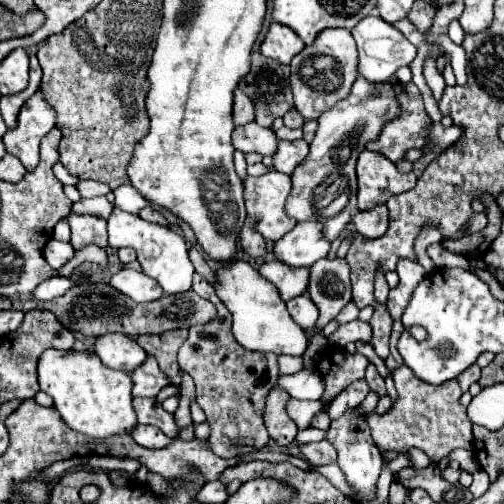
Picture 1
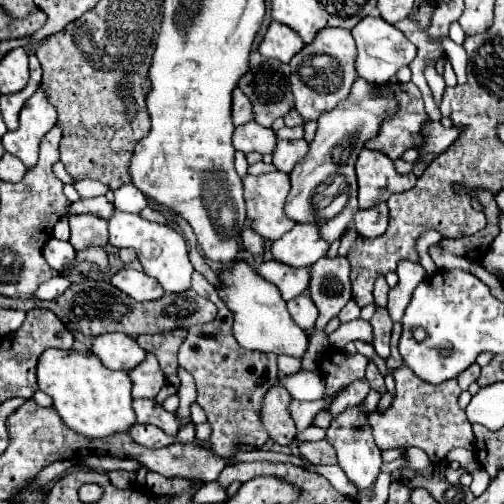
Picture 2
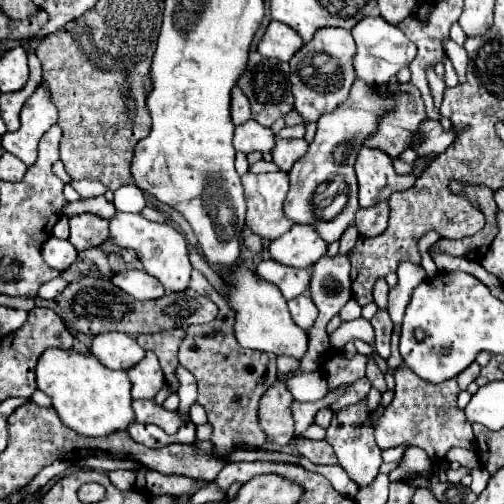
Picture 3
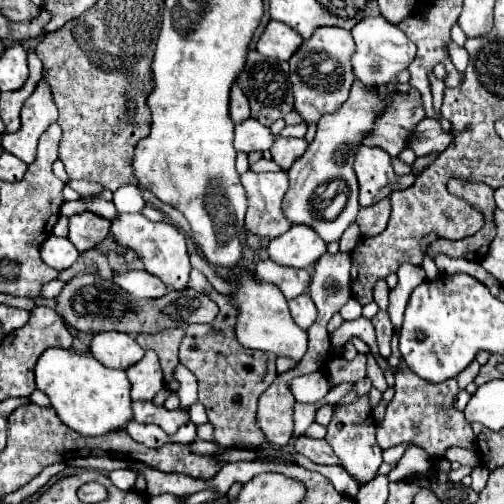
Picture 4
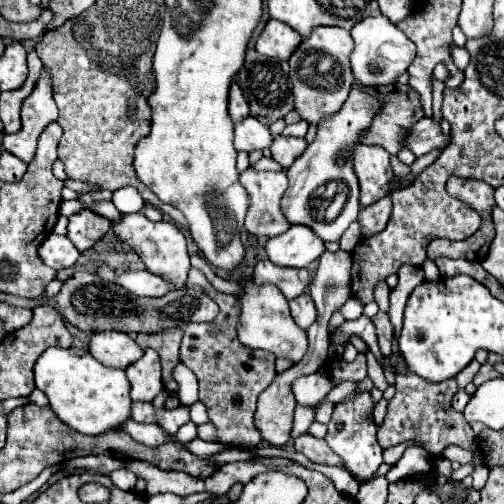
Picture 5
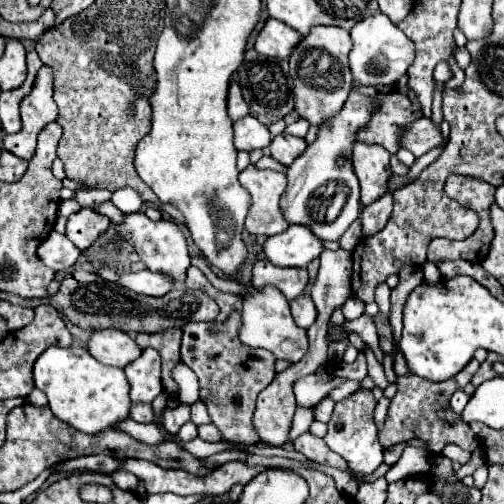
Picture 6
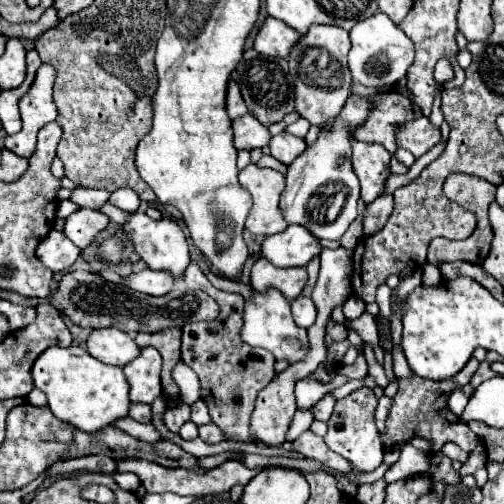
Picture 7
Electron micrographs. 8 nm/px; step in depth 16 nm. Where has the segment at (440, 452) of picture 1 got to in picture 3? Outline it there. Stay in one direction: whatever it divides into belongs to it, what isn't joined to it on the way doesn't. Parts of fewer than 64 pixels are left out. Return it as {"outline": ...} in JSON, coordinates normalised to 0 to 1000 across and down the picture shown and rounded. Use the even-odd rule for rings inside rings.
{"outline":[[[806,726],[786,730],[782,750],[786,782],[778,802],[766,810],[762,825],[746,825],[742,817],[734,821],[746,881],[758,893],[786,885],[829,885],[853,905],[857,917],[873,917],[897,885],[935,891],[935,875],[942,873],[942,865],[933,837],[921,825],[921,813],[913,813],[905,802],[913,770],[901,750],[877,762],[849,762],[817,742]]]}

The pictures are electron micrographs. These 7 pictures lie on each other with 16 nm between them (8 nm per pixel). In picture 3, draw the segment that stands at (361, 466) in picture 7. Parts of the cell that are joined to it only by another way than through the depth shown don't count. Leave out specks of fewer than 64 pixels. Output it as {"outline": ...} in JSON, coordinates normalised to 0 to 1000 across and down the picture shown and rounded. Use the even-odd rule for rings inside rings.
{"outline":[[[718,794],[714,802],[702,802],[698,810],[683,810],[683,817],[671,817],[647,853],[647,877],[663,889],[671,921],[710,964],[710,972],[734,964],[746,952],[758,921],[758,893],[746,885],[746,873],[738,869],[738,841],[730,841],[730,821],[734,817],[726,810],[726,794]]]}

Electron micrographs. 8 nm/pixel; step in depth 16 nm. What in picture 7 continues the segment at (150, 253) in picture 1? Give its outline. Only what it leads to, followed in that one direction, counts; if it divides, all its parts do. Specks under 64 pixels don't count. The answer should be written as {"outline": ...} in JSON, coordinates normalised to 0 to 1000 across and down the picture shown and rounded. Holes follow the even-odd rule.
{"outline":[[[282,421],[262,425],[246,444],[242,444],[242,464],[254,472],[254,480],[270,492],[274,508],[298,536],[329,536],[337,540],[349,556],[365,552],[365,536],[377,524],[377,504],[373,504],[373,480],[361,460],[361,452],[341,437],[341,433],[321,433],[321,437],[302,437]]]}

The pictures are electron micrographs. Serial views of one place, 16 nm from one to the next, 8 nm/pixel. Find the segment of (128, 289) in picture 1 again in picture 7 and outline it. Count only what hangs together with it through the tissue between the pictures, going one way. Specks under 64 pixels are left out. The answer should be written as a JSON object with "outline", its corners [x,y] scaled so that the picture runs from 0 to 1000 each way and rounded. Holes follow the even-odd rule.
{"outline":[[[290,532],[282,540],[242,548],[242,563],[278,583],[325,587],[345,571],[349,556],[341,556],[341,548],[333,548],[333,540],[302,540]]]}

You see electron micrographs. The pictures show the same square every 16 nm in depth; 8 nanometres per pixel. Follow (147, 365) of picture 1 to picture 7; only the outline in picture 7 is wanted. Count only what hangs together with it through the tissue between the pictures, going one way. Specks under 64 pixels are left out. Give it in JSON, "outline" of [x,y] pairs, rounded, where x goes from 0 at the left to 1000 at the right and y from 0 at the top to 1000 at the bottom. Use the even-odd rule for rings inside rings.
{"outline":[[[282,690],[278,706],[262,714],[262,722],[246,726],[250,754],[258,762],[258,794],[262,798],[294,798],[302,802],[306,790],[317,786],[317,702],[310,690]]]}

